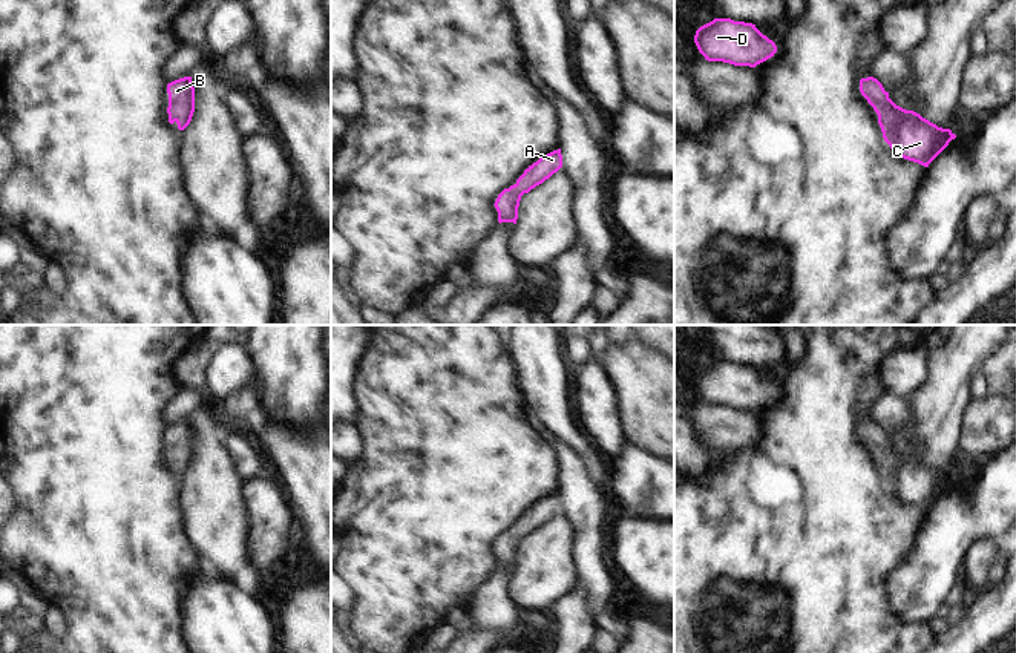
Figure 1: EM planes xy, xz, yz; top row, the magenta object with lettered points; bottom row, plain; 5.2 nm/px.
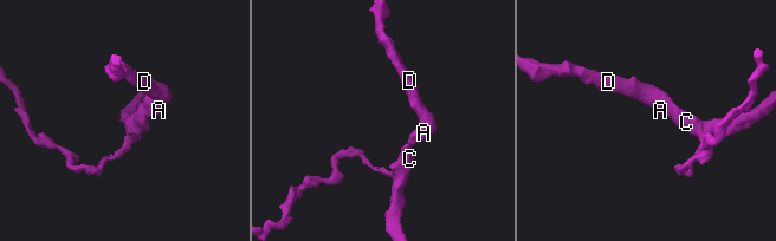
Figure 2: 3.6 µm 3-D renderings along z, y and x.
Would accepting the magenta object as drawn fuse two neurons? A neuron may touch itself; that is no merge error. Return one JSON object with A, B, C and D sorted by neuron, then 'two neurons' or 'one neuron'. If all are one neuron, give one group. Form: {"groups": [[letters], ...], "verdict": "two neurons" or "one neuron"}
{"groups": [["A", "B", "C", "D"]], "verdict": "one neuron"}

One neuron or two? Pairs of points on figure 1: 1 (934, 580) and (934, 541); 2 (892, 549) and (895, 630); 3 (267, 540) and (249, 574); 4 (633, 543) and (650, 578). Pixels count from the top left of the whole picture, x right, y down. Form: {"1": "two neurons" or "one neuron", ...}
{"1": "one neuron", "2": "one neuron", "3": "two neurons", "4": "one neuron"}

